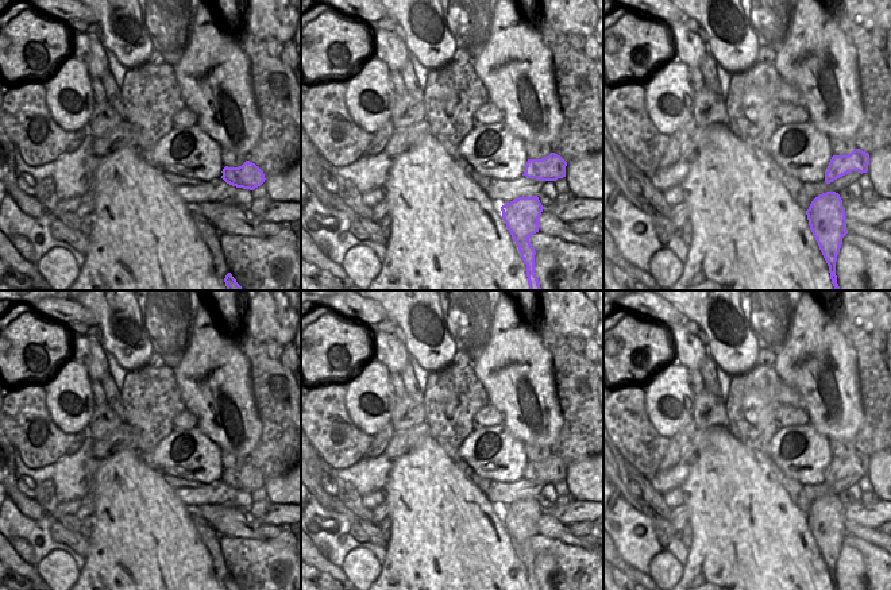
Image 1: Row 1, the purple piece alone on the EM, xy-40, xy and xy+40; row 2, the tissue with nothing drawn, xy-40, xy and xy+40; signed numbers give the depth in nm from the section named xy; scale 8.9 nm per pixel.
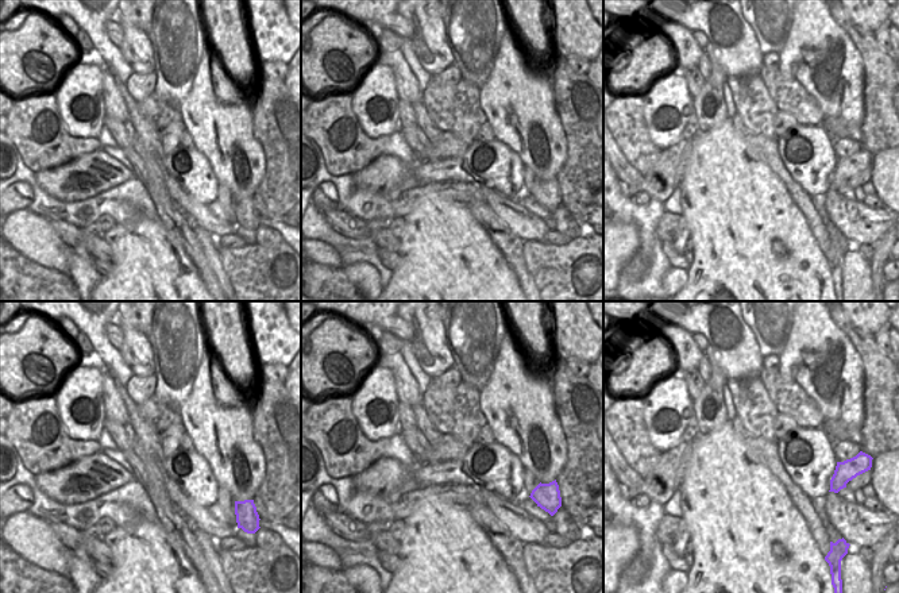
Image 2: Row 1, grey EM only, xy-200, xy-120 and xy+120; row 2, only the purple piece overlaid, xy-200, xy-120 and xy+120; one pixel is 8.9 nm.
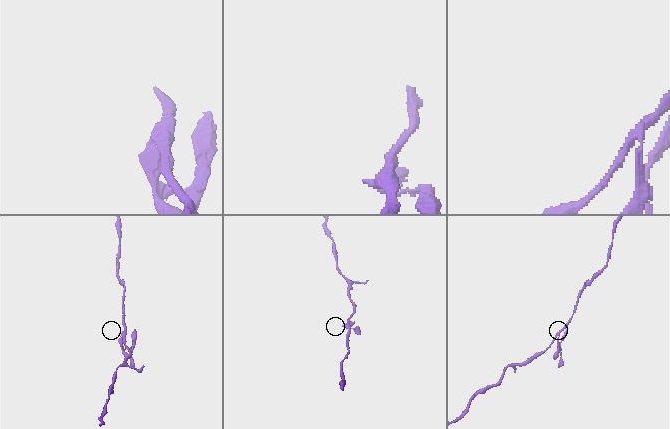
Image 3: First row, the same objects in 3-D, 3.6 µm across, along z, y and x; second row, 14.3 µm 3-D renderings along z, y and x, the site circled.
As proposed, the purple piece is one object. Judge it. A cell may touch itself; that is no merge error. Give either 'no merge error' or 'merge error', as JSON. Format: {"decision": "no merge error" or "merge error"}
{"decision": "merge error"}

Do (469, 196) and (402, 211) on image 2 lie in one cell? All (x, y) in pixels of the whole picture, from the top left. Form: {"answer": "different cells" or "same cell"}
{"answer": "same cell"}

